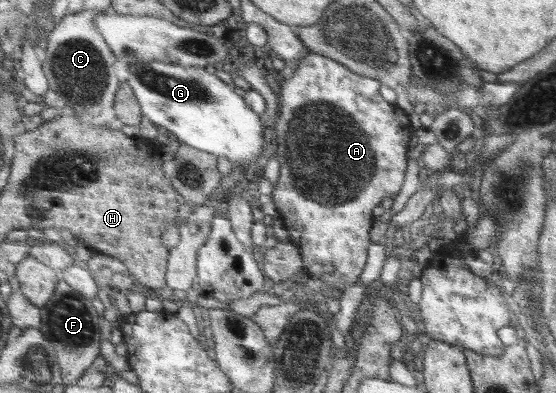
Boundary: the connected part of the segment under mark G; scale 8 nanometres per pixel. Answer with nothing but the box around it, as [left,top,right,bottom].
[126,61,265,165]

